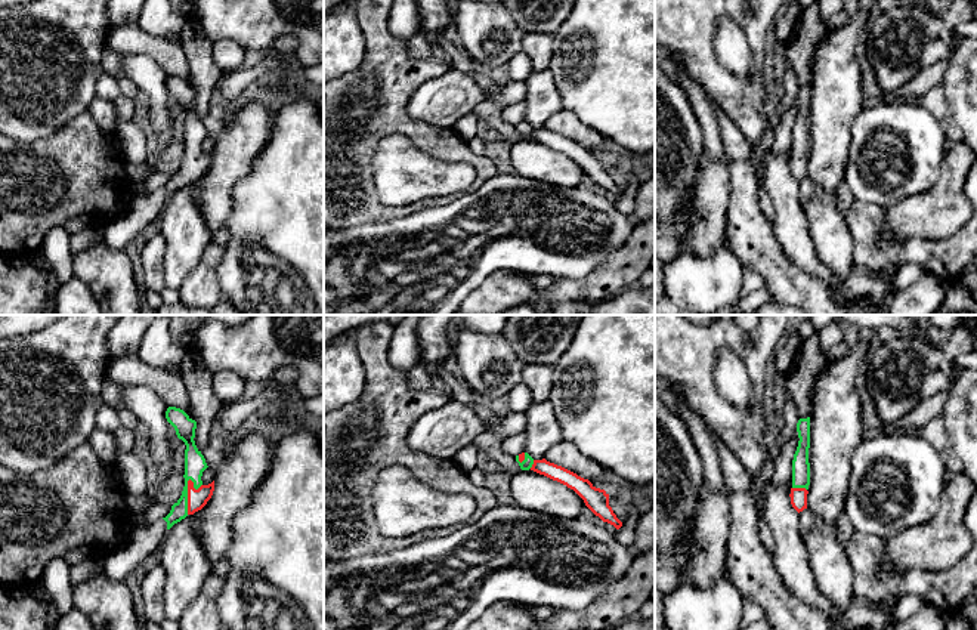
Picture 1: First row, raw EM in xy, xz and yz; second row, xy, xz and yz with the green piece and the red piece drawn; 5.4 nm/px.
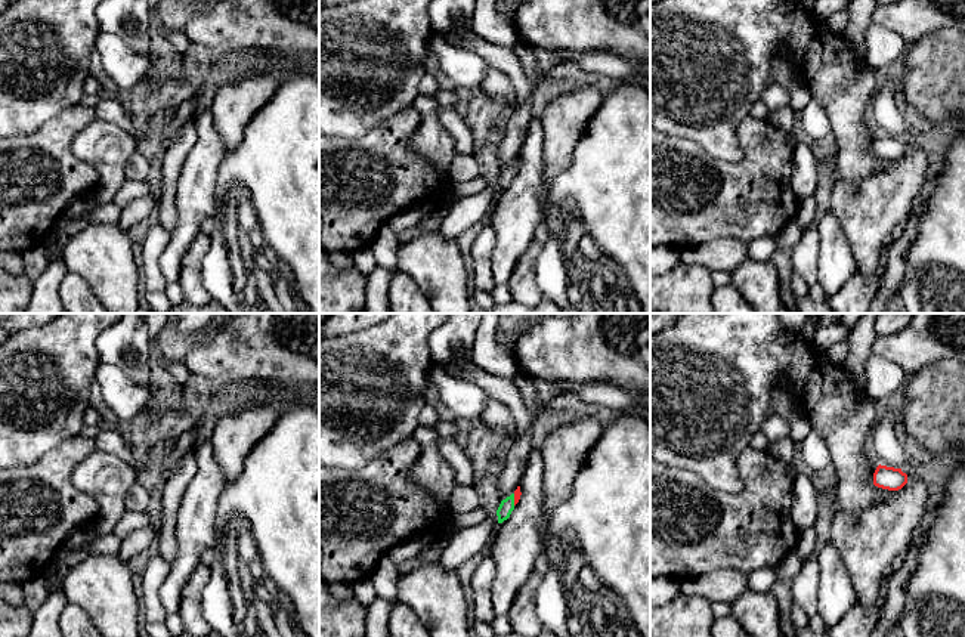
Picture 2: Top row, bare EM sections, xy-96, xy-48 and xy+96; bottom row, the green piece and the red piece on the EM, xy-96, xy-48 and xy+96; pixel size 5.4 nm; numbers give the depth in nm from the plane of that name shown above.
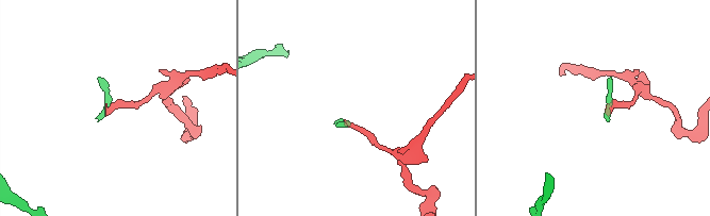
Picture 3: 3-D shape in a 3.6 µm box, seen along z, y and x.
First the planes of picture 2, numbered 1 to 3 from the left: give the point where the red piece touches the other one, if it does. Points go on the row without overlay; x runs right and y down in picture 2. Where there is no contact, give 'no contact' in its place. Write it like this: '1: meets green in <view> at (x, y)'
1: no contact
2: meets green in xy-48 at (513, 169)
3: no contact

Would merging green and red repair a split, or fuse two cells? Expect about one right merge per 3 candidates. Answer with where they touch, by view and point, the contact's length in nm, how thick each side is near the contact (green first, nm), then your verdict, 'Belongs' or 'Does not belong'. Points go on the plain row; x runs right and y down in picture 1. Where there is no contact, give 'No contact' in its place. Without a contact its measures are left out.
Touches green at xy (186, 164). Shared border 200 nm. Thickness 110 nm (green) against 110 nm. Belongs

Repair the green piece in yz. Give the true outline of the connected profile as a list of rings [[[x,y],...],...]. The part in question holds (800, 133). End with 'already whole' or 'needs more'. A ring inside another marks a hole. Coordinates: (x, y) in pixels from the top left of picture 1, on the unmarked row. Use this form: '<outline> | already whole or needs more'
[[[810,86],[800,87],[797,92],[798,115],[792,129],[792,157],[791,157],[791,173],[800,182],[807,177],[807,163],[810,154]]] | needs more

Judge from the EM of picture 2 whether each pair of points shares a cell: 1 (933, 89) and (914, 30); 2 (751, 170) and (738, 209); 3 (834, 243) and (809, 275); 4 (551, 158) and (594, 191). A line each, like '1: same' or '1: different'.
1: different
2: same
3: different
4: different

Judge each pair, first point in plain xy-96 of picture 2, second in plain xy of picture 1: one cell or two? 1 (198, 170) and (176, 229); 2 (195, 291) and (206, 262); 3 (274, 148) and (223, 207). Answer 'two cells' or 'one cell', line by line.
1: one cell
2: one cell
3: two cells

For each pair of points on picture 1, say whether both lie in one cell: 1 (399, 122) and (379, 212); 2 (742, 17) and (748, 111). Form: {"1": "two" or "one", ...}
{"1": "one", "2": "one"}

